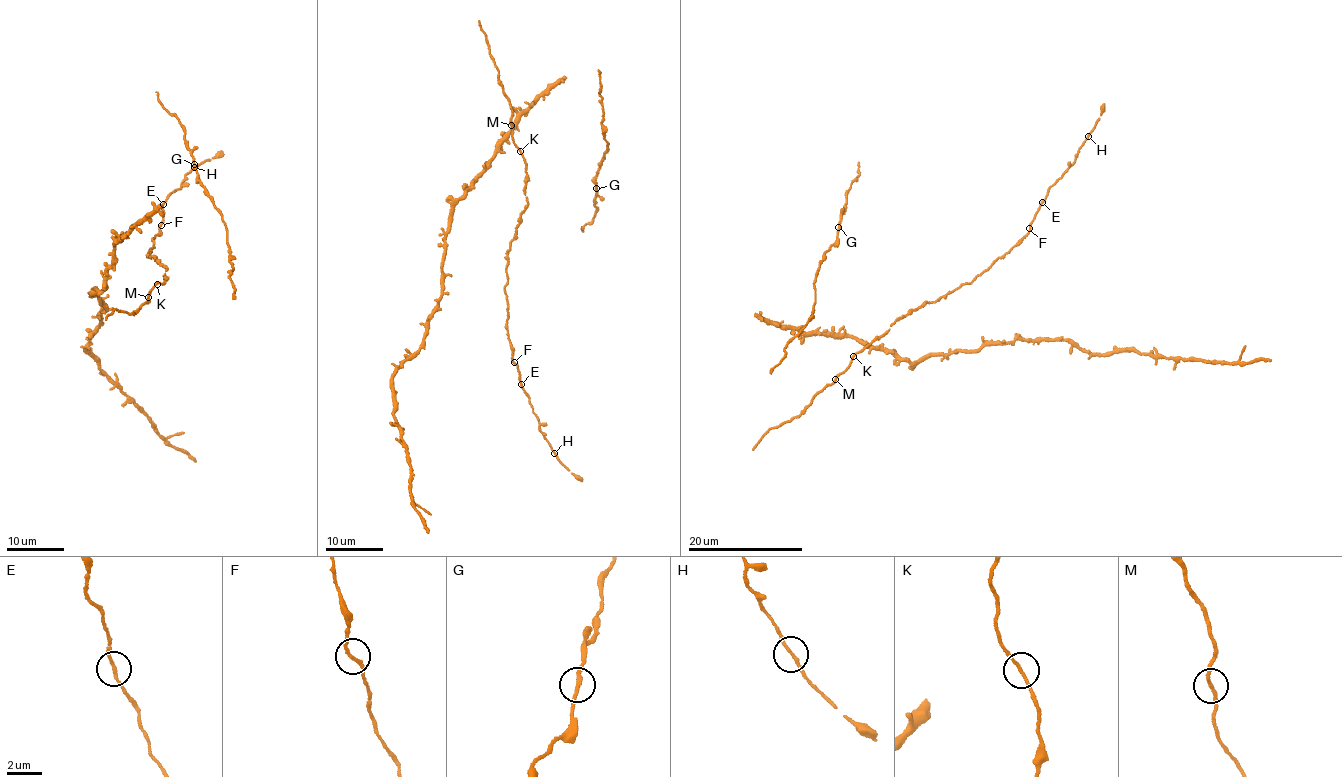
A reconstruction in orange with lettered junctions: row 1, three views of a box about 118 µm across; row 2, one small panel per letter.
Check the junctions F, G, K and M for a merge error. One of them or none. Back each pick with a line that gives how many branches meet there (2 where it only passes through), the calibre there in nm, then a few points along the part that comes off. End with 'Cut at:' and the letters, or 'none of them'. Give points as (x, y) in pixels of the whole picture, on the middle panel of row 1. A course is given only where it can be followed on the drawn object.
Cut at: none of them

